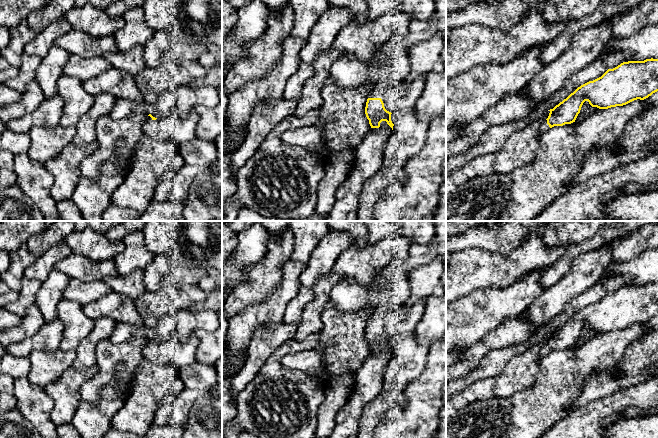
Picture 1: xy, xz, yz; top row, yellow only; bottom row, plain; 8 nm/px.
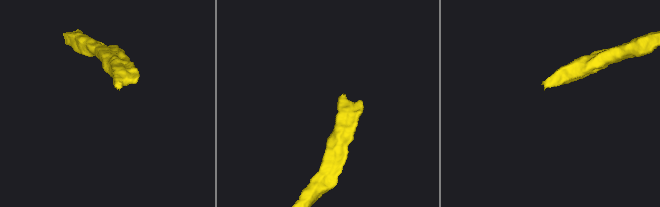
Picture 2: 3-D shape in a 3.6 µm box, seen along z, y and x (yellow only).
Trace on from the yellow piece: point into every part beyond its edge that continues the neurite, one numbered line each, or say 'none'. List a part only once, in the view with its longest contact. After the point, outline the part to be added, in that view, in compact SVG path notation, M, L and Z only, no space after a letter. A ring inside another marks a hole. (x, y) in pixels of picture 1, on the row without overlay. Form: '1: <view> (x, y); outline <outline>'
1: xz (398, 320); outline M421 298L414 304L407 306L387 306L376 308L369 316L368 322L381 322L384 331L389 336L414 333L417 324L423 317L427 299Z

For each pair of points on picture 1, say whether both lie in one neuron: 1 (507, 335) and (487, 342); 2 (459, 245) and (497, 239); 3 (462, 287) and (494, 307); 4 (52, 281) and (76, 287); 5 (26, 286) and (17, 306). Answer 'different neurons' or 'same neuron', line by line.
1: same neuron
2: same neuron
3: different neurons
4: different neurons
5: same neuron

